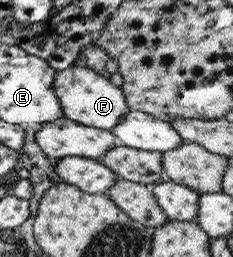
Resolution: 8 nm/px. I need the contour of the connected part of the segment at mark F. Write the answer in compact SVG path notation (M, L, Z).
M82 63L58 71L55 87L57 97L61 101L61 109L64 110L64 117L85 126L111 131L131 112L123 88L113 85L109 79Z

